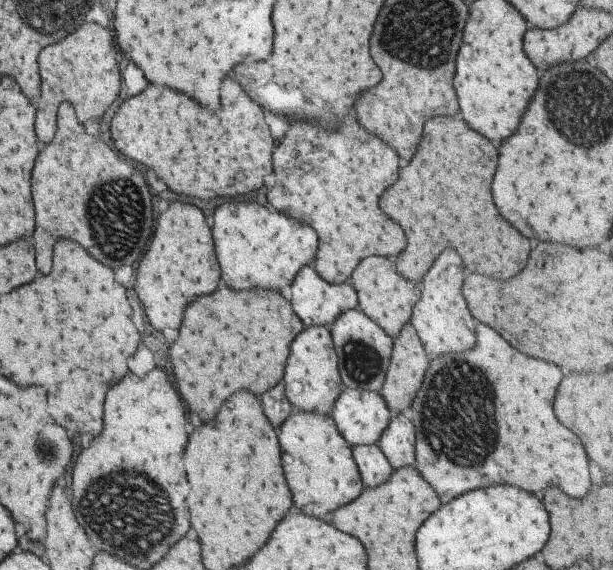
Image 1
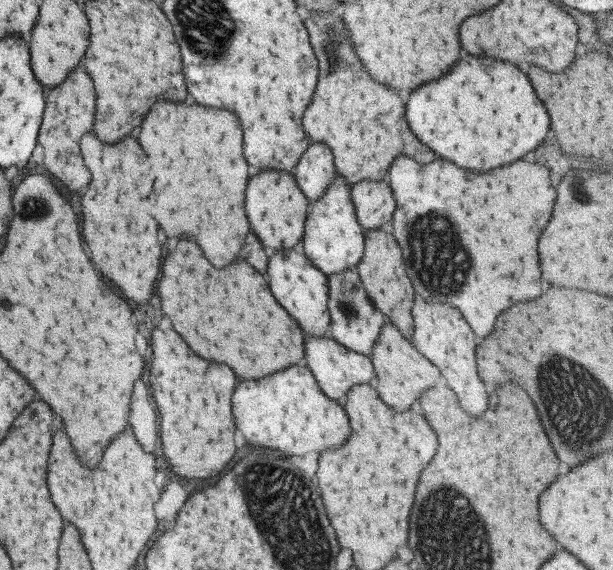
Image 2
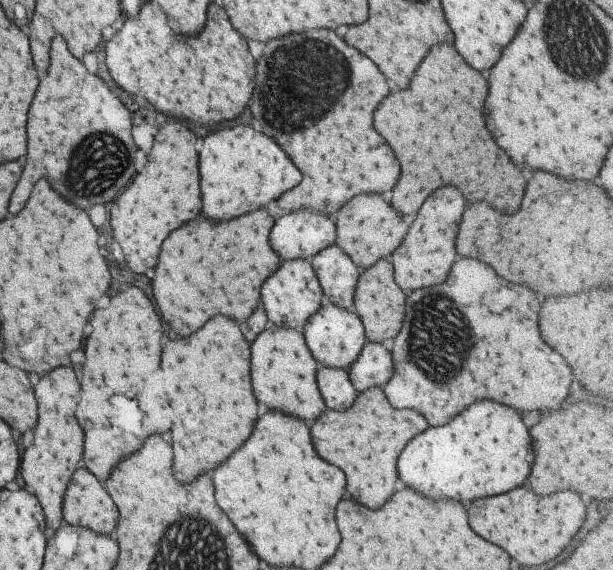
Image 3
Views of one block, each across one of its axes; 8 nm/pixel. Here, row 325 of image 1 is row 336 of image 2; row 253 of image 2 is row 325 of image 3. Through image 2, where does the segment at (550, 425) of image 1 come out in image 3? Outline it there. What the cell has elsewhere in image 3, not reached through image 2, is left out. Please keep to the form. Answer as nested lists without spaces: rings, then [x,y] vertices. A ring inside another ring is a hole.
[[[461,258],[451,266],[443,284],[413,290],[406,296],[406,300],[401,330],[391,342],[393,374],[383,386],[383,394],[387,396],[387,402],[393,408],[415,408],[425,416],[429,426],[441,426],[457,412],[461,412],[469,402],[475,402],[479,398],[489,398],[513,406],[519,412],[541,412],[561,406],[563,398],[569,392],[569,366],[557,352],[549,350],[549,346],[545,346],[539,338],[539,302],[535,300],[529,288],[505,282],[489,266],[477,260]],[[461,332],[465,334],[465,338],[457,338],[457,334]],[[453,334],[455,338],[451,338]],[[437,340],[439,350],[435,350]],[[431,368],[433,380],[423,380],[425,372],[431,372]]]

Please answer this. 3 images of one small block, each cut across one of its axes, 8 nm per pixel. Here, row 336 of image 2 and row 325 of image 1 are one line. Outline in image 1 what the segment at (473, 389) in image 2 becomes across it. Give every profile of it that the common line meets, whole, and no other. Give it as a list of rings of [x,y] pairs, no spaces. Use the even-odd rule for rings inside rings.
[[[445,250],[435,260],[435,266],[429,268],[421,282],[423,292],[420,292],[419,300],[412,308],[409,322],[415,329],[428,360],[437,358],[439,354],[453,354],[463,350],[467,352],[475,342],[475,326],[461,296],[461,282],[463,282],[461,258],[451,250]]]

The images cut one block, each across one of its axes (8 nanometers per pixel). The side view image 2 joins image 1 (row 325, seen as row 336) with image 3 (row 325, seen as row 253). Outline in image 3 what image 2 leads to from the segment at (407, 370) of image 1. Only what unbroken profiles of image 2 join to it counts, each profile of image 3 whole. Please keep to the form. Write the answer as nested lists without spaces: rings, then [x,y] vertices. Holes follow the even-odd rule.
[[[380,258],[371,266],[360,271],[353,293],[352,310],[363,325],[367,341],[381,344],[383,340],[395,338],[401,328],[406,296],[393,278],[392,266],[388,258]]]

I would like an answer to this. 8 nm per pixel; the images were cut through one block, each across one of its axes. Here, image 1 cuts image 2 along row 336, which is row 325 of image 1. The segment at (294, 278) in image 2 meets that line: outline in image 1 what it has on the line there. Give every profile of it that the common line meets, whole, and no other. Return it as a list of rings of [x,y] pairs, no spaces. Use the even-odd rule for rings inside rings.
[[[319,325],[304,327],[290,342],[283,386],[285,398],[293,406],[293,411],[329,416],[343,384],[340,381],[337,357],[328,328]]]

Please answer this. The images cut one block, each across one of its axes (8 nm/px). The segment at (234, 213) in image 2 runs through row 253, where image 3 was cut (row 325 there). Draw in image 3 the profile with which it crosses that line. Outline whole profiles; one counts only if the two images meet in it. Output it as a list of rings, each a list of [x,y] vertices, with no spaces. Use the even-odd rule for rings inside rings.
[[[215,314],[191,336],[168,340],[159,357],[161,384],[169,404],[173,476],[179,482],[191,482],[201,470],[225,460],[253,428],[257,402],[249,384],[249,344],[233,320]]]

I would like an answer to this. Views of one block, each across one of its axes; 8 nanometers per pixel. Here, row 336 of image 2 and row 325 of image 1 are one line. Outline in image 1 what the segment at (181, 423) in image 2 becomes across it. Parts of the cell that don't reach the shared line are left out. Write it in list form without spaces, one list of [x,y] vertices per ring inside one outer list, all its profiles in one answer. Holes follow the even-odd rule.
[[[171,204],[157,220],[157,228],[153,232],[153,240],[149,244],[149,250],[145,252],[143,260],[137,266],[135,272],[135,294],[139,298],[139,302],[143,304],[145,316],[149,320],[149,324],[155,330],[163,330],[163,328],[173,328],[177,330],[183,318],[183,310],[185,306],[195,300],[197,296],[203,294],[211,294],[217,288],[219,282],[219,266],[213,254],[213,242],[211,242],[211,232],[205,226],[205,218],[201,214],[201,210],[197,210],[195,206],[189,204]]]

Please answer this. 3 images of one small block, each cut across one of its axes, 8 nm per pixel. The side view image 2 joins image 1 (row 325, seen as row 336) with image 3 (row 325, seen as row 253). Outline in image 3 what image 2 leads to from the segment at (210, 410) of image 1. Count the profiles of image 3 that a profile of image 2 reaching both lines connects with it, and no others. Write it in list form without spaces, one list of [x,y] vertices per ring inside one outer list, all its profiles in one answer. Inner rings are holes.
[[[255,210],[227,222],[195,218],[173,230],[161,244],[161,254],[153,272],[153,298],[161,318],[179,334],[189,336],[199,330],[213,314],[245,320],[259,302],[261,282],[280,265],[280,258],[269,246],[273,218],[265,210]],[[197,234],[197,236],[187,236]],[[177,248],[177,250],[175,250]],[[231,260],[253,264],[229,264]],[[247,274],[247,280],[239,280]],[[185,276],[185,280],[183,280]],[[255,284],[255,286],[239,286]]]

